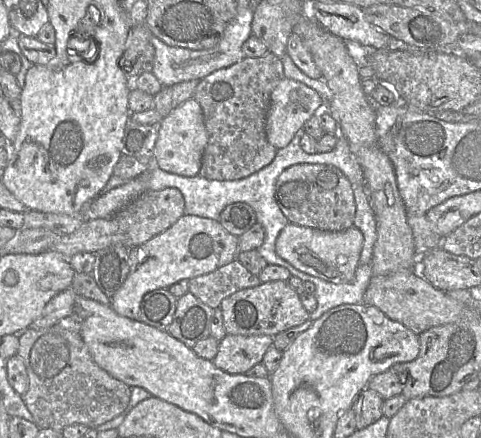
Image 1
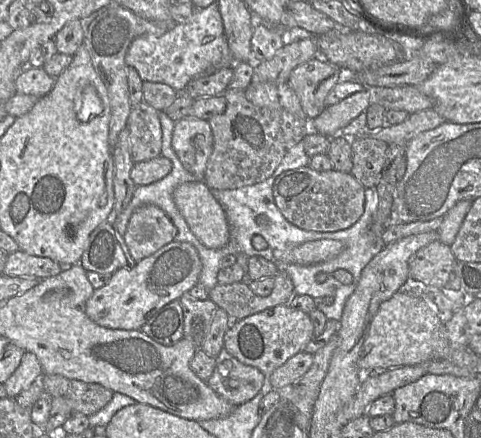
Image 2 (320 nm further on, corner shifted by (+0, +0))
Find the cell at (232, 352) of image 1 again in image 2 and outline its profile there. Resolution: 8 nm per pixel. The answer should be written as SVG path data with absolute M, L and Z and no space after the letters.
M224 348L216 357L215 369L207 380L209 387L237 407L253 399L263 388L264 374L241 363Z

